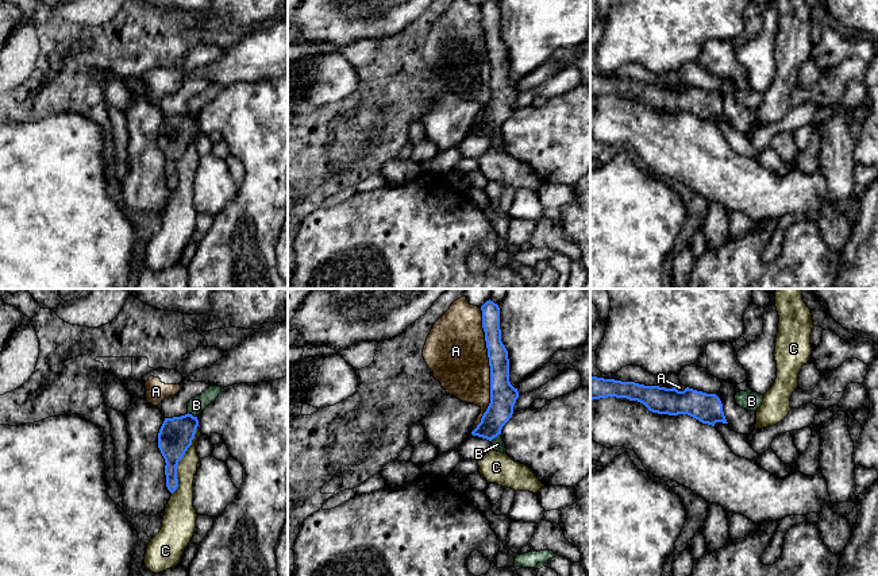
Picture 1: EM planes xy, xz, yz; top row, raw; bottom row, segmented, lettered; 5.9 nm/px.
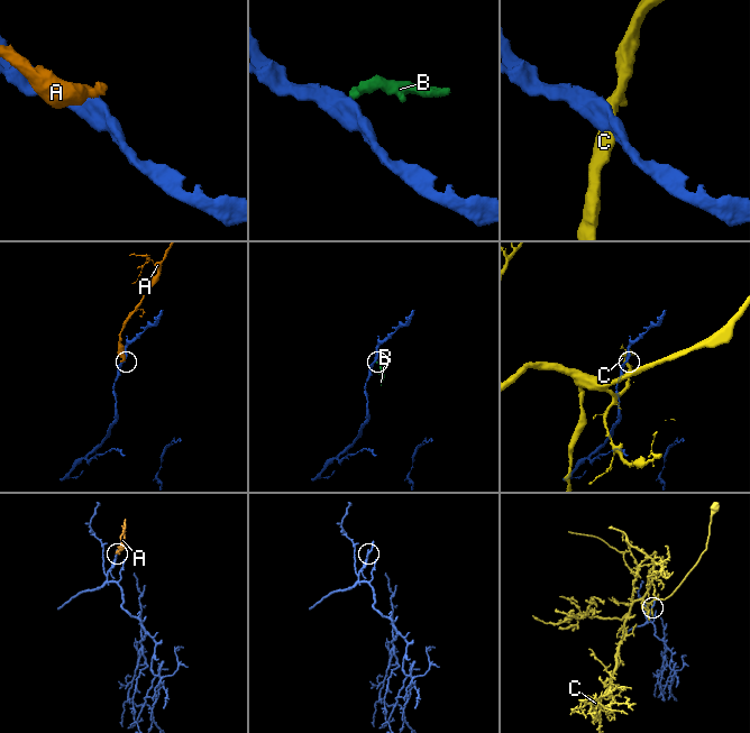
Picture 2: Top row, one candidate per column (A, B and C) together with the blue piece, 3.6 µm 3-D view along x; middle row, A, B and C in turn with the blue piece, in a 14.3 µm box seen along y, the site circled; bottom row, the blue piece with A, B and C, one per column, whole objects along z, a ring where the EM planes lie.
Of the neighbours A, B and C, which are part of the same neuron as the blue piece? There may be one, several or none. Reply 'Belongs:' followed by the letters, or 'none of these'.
Belongs: none of these

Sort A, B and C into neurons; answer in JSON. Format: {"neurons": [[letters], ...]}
{"neurons": [["A", "B"], ["C"]]}

